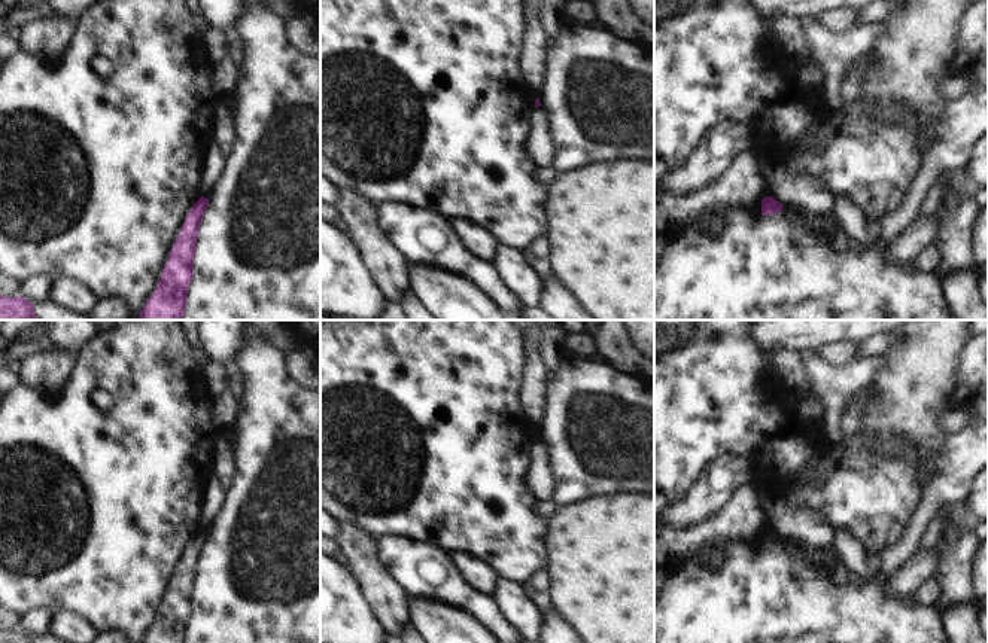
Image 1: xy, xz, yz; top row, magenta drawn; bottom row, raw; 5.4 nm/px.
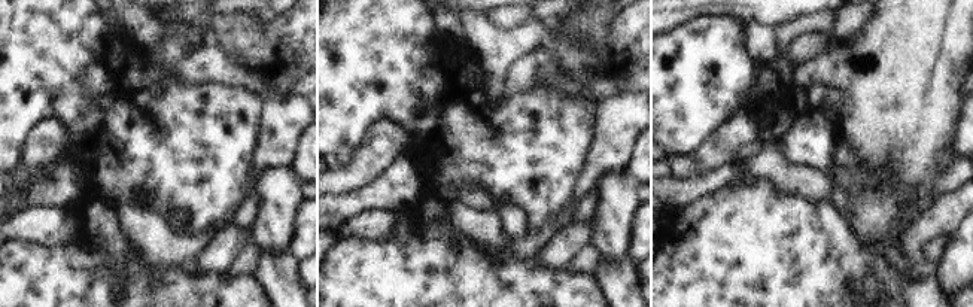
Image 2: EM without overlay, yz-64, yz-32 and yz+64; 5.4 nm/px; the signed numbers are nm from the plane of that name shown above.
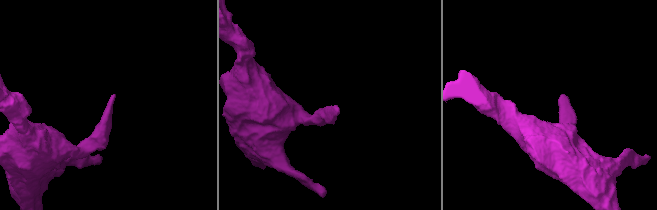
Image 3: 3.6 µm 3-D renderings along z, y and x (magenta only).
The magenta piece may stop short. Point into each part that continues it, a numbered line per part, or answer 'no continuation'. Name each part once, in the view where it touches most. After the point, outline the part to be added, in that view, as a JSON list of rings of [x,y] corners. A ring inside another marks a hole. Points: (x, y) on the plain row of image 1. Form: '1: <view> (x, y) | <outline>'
no continuation

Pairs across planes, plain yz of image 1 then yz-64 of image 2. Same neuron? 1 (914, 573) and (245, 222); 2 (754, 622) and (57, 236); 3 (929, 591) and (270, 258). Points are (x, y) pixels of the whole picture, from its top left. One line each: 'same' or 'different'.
1: different
2: different
3: different

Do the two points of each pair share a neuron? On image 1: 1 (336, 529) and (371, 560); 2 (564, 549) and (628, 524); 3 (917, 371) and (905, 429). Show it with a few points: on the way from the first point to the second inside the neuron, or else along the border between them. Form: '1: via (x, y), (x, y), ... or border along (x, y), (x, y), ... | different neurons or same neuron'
1: border along (342, 521), (342, 536), (339, 539) | different neurons
2: via (580, 549), (602, 549), (611, 541) | same neuron
3: via (912, 386), (906, 398), (905, 414) | same neuron

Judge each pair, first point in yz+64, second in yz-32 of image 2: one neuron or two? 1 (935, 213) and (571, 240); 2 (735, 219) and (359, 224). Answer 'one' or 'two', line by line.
1: one
2: two

